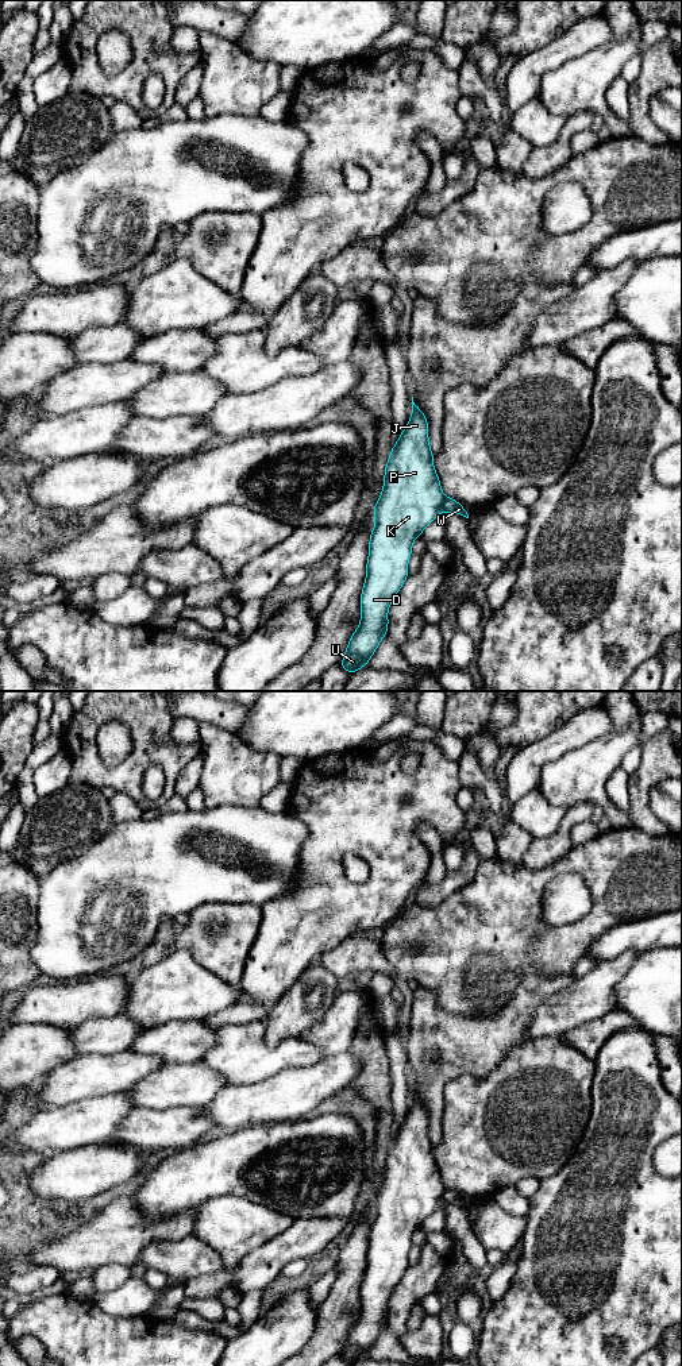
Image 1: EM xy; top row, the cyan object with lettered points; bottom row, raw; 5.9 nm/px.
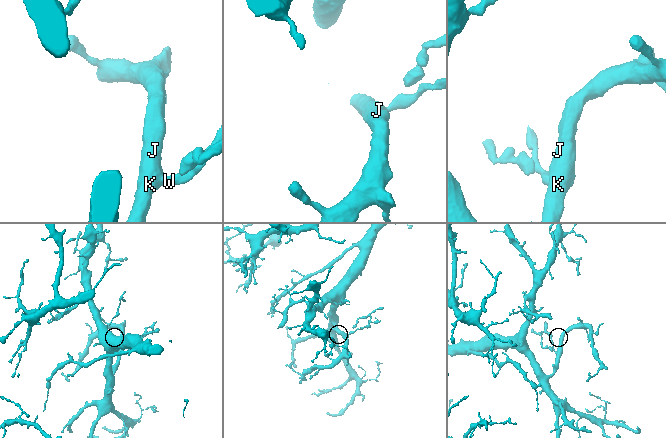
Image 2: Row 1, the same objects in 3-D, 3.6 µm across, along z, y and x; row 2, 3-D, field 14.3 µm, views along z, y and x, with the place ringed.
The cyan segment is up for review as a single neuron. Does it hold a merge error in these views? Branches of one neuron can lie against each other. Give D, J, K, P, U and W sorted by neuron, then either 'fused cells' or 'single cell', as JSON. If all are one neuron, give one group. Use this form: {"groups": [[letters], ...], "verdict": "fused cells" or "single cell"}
{"groups": [["D", "J", "K", "P", "U"], ["W"]], "verdict": "fused cells"}

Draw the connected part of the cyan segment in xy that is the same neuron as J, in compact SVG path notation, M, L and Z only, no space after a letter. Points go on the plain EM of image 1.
M412 1088L411 1110L390 1142L382 1184L373 1199L375 1218L370 1224L366 1270L361 1284L361 1313L339 1354L350 1366L367 1357L381 1331L388 1326L388 1301L409 1267L408 1251L412 1246L412 1235L446 1201L446 1189L434 1158L428 1112Z

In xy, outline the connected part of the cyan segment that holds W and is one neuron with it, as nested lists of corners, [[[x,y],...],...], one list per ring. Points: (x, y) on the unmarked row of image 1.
[[[446,1189],[444,1200],[447,1204],[461,1205],[461,1207],[469,1209],[469,1205],[465,1201],[465,1199],[458,1192],[455,1192],[452,1189]]]

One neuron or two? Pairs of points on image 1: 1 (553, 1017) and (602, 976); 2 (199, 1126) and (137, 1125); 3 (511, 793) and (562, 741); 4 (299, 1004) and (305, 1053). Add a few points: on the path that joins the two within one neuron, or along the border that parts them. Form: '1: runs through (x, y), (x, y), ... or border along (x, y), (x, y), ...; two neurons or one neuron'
1: runs through (565, 1011), (590, 988); one neuron
2: runs through (184, 1126), (151, 1126); one neuron
3: runs through (521, 778), (547, 749); one neuron
4: border along (299, 1035), (291, 1035), (274, 1046), (269, 1046); two neurons

